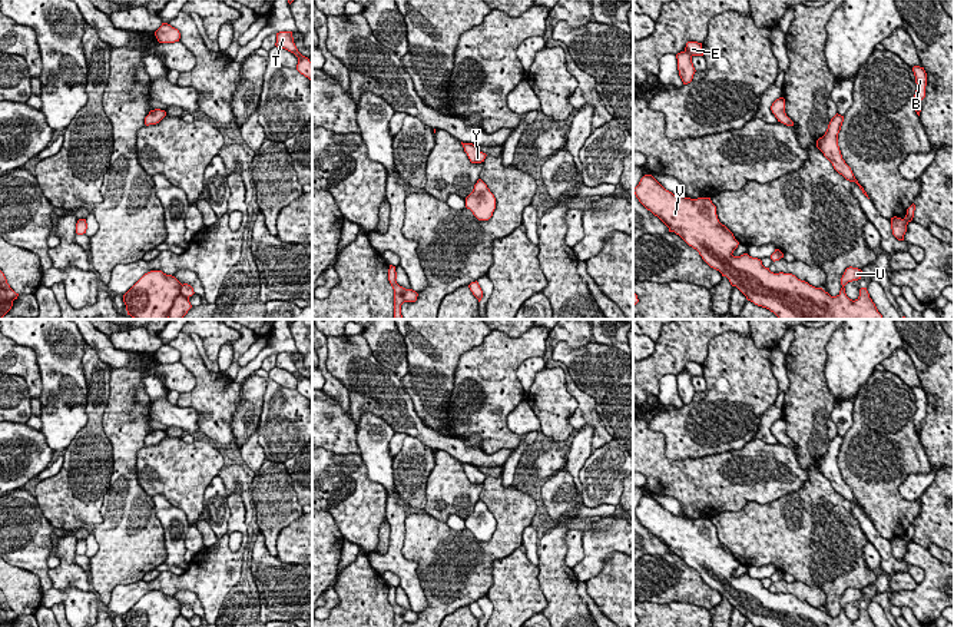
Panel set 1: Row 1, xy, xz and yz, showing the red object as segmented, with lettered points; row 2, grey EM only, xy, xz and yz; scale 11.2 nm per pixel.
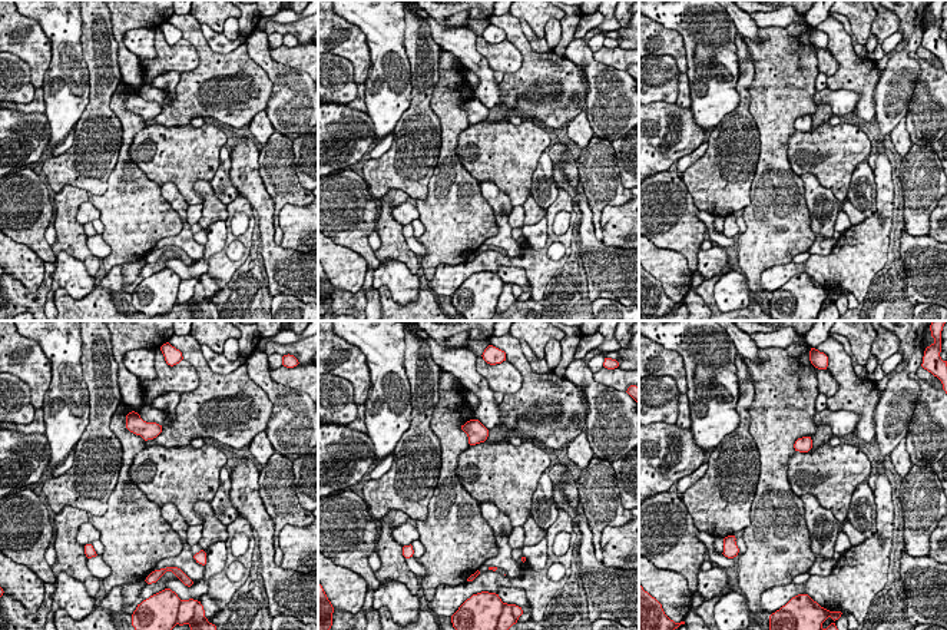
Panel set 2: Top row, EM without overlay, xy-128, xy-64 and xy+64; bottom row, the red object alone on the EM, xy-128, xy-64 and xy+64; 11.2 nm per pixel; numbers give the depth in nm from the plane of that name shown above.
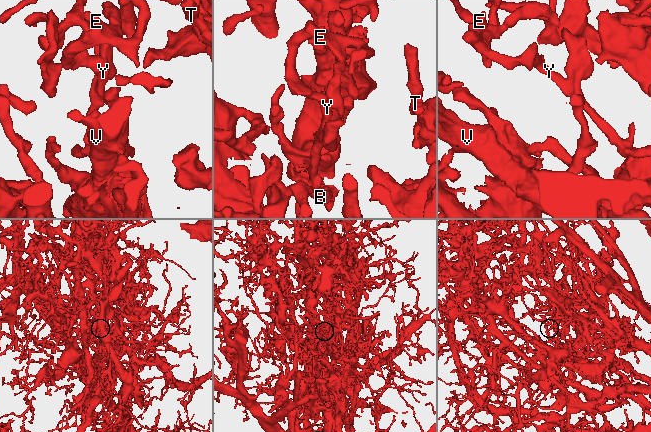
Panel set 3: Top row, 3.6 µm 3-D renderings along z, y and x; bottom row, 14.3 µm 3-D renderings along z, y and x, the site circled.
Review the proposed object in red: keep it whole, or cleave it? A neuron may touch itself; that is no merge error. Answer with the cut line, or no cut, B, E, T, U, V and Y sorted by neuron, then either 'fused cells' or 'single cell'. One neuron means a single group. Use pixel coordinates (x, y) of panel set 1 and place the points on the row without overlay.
no cut | B E T U V Y | single cell

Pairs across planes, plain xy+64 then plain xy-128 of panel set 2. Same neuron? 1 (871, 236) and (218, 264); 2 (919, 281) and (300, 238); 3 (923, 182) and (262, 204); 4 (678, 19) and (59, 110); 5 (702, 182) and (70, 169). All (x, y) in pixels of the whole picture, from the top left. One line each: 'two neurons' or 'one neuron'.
1: one neuron
2: two neurons
3: two neurons
4: one neuron
5: one neuron

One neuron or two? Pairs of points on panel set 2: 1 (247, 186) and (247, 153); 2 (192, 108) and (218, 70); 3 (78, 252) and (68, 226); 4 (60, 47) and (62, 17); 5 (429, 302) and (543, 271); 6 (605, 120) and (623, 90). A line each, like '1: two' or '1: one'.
1: one
2: one
3: one
4: one
5: two
6: one

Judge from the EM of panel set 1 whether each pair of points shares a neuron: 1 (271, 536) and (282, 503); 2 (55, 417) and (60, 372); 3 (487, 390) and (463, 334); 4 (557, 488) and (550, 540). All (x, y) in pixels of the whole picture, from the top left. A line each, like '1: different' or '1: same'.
1: same
2: same
3: different
4: different

